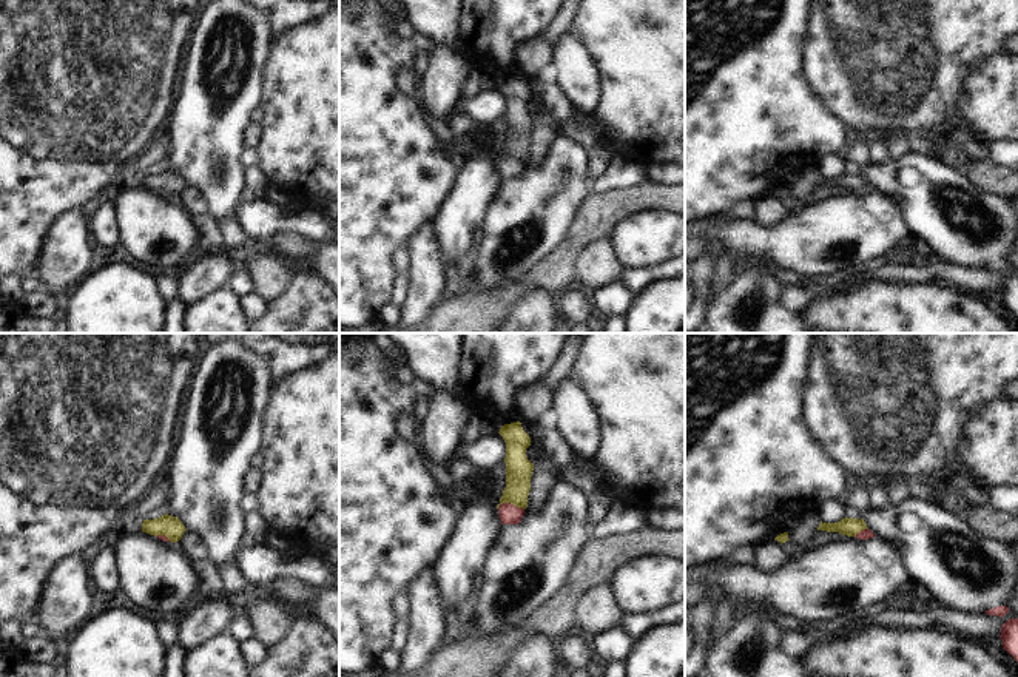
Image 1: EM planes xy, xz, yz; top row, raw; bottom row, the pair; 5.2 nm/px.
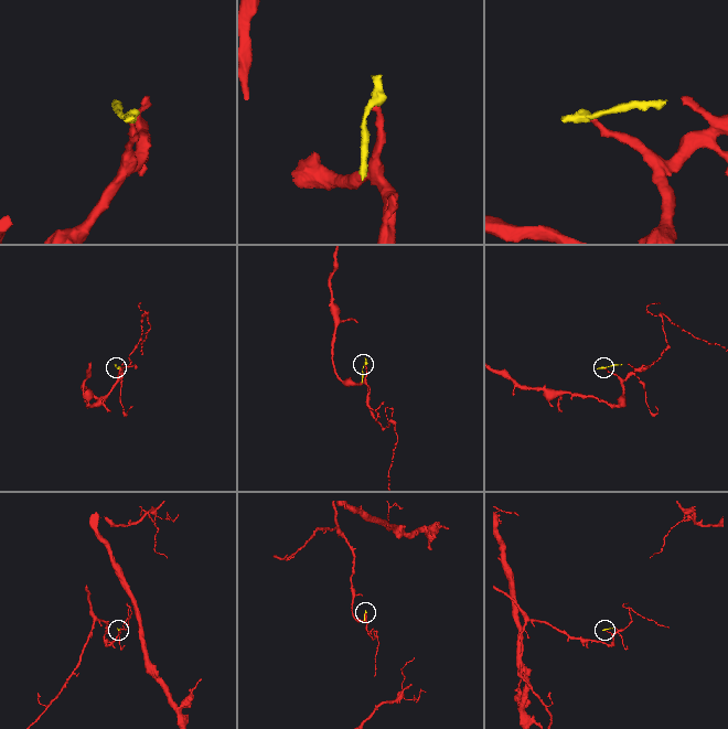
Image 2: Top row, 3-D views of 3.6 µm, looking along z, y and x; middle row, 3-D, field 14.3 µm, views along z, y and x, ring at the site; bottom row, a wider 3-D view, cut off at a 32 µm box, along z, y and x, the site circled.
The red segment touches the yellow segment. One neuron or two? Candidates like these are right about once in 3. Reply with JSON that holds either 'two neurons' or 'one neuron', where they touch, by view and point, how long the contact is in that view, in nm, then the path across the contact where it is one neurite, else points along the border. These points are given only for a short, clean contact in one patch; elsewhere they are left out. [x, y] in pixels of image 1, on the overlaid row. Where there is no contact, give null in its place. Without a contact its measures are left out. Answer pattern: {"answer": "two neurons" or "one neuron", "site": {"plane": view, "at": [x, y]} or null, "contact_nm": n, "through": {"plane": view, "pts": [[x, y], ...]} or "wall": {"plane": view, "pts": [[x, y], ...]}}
{"answer": "two neurons", "site": {"plane": "xz", "at": [509, 503]}, "contact_nm": 140, "wall": {"plane": "xz", "pts": [[497, 508], [503, 503], [512, 503], [523, 509]]}}

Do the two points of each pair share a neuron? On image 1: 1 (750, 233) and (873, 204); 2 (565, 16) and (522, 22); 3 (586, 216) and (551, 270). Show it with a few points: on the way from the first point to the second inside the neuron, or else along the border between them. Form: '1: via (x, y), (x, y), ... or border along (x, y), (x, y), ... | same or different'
1: via (781, 235), (832, 235), (842, 230) | same
2: border along (554, 16), (537, 36), (522, 39) | different
3: via (582, 230), (563, 256) | same

